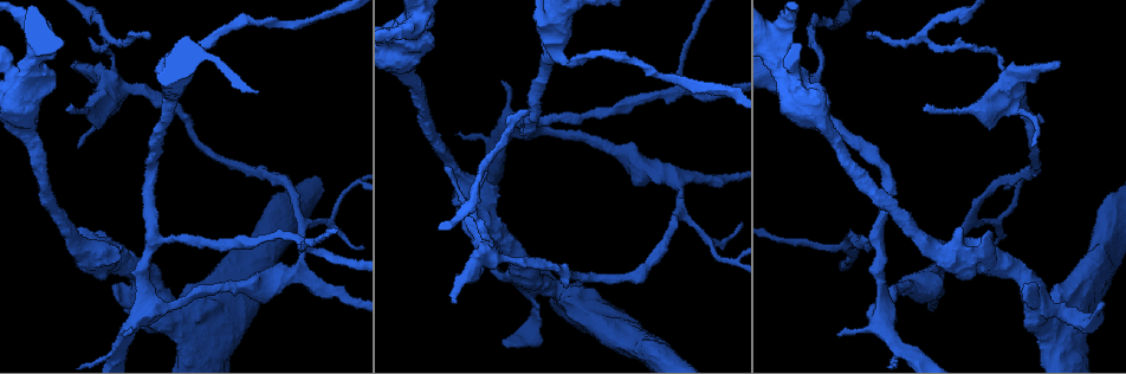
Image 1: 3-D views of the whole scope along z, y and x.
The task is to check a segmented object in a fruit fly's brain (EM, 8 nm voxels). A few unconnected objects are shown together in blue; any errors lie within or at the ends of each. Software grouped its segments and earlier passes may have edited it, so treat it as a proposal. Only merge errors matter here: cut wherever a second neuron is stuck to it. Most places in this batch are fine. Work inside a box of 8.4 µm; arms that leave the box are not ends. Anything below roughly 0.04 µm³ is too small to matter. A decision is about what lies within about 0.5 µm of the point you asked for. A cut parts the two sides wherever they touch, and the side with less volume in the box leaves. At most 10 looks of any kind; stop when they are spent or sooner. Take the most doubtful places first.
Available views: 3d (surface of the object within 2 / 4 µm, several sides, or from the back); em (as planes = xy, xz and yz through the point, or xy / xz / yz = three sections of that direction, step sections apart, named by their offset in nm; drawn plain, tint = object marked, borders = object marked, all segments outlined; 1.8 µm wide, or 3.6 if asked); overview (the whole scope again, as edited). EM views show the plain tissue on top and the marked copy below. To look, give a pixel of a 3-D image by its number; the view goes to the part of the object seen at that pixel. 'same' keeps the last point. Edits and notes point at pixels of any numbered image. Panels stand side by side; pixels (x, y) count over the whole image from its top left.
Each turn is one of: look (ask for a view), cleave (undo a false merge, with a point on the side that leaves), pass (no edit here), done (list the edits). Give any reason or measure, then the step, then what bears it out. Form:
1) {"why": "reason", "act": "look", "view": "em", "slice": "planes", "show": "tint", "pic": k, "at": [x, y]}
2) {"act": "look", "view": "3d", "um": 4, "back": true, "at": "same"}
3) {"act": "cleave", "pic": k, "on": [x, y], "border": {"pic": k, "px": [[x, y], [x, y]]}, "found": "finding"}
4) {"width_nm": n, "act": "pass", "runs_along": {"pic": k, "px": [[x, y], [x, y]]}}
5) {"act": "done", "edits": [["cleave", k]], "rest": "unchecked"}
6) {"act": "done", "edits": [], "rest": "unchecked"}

{"why": "abrupt turn", "act": "look", "view": "em", "slice": "planes", "show": "tint", "pic": 1, "at": [108, 37]}

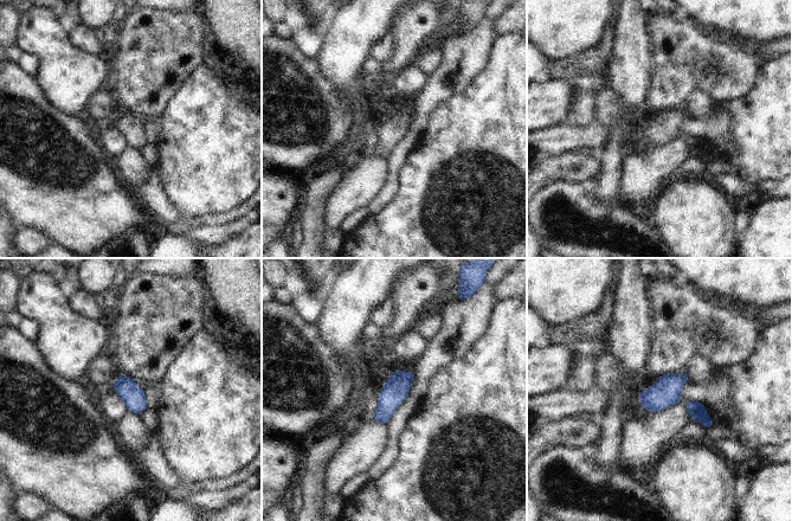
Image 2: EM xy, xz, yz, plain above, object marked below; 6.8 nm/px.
{"width_nm": 160, "act": "pass", "found": "one neuron here"}

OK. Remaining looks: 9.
{"why": "two arms in line, one across", "act": "look", "view": "em", "slice": "planes", "show": "tint", "pic": 1, "at": [971, 221]}

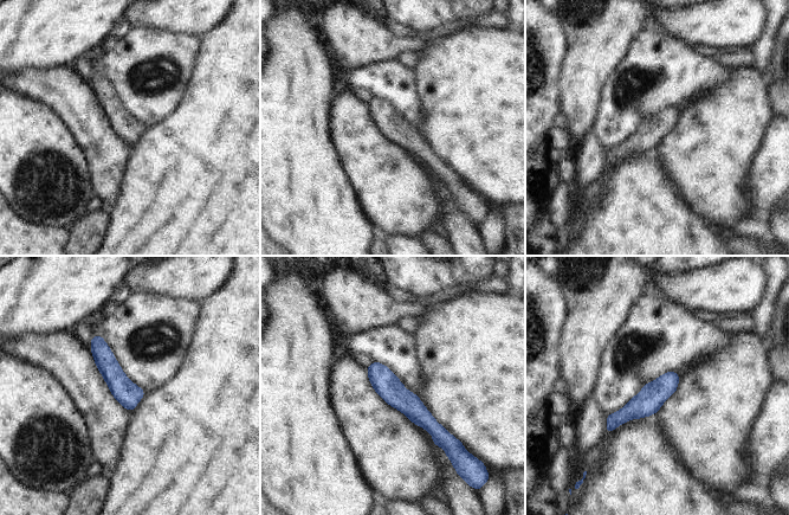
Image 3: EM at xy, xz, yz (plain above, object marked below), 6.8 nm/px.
{"act": "pass", "runs_along": {"pic": 3, "px": [[374, 365], [439, 435], [439, 442]]}, "found": "all the same neuron"}

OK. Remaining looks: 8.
{"why": "thin arm on a thick one", "act": "look", "view": "3d", "um": 4, "pic": 1, "at": [553, 44]}

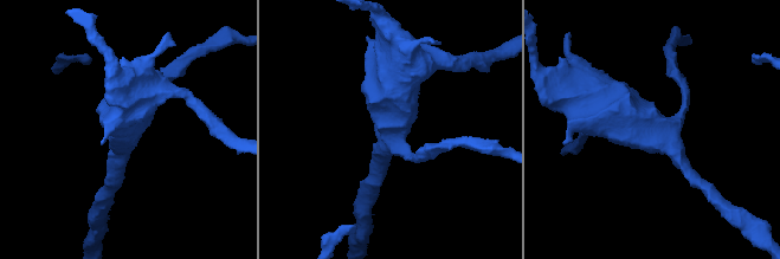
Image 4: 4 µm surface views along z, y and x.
{"arms": 3, "why": "need the tissue", "act": "look", "view": "em", "um": 3.6, "slice": "planes", "show": "tint", "pic": 4, "at": [658, 135]}

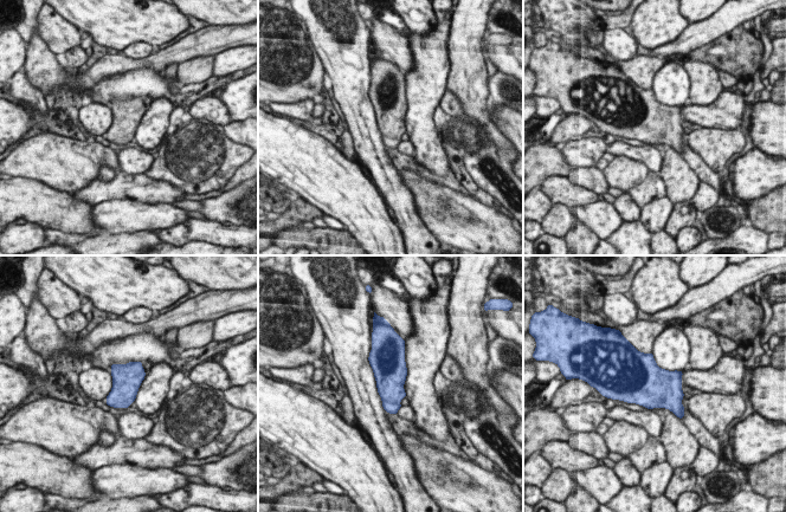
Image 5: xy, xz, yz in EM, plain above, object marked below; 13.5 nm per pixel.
{"act": "pass", "found": "one neuron here"}

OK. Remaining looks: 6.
{"why": "a fork", "act": "look", "view": "3d", "um": 4, "pic": 1, "at": [845, 246]}

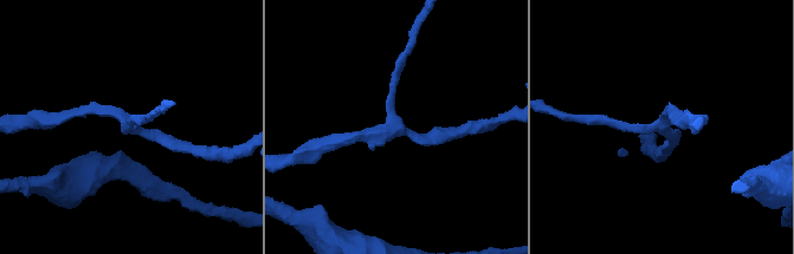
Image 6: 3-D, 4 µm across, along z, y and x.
{"act": "look", "view": "em", "um": 3.6, "slice": "xz", "step": 4, "show": "borders", "pic": 6, "at": [394, 123]}

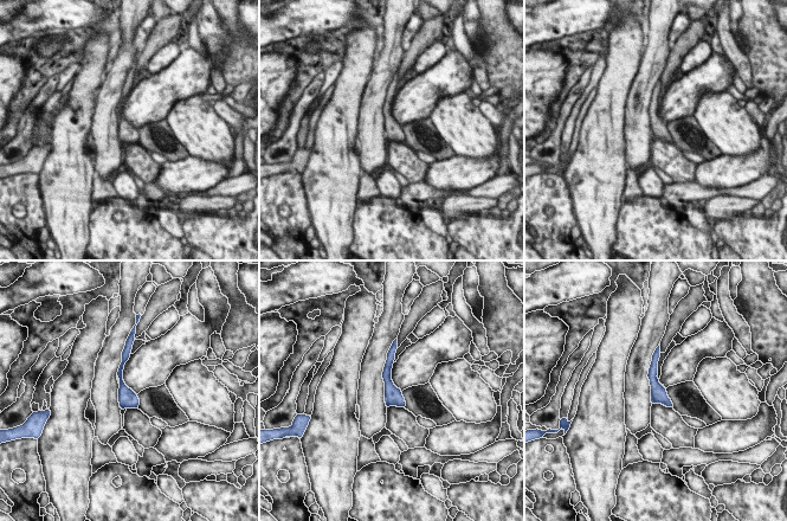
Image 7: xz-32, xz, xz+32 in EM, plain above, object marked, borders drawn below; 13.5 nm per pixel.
{"act": "pass", "runs_along": {"pic": 7, "px": [[391, 359], [388, 385], [402, 404]]}, "found": "one neuron here"}

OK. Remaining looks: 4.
{"act": "done", "edits": [], "rest": "unchecked"}

